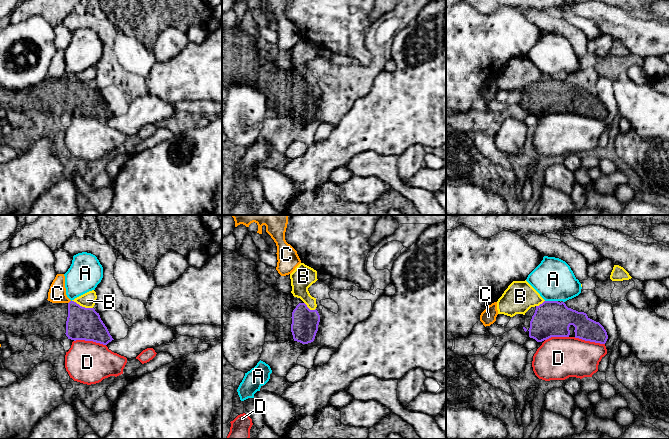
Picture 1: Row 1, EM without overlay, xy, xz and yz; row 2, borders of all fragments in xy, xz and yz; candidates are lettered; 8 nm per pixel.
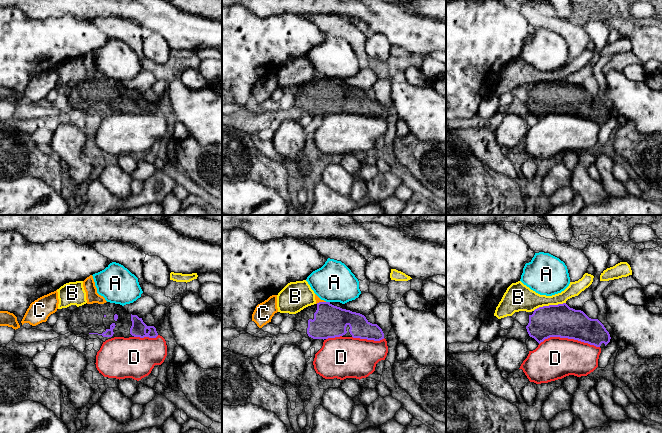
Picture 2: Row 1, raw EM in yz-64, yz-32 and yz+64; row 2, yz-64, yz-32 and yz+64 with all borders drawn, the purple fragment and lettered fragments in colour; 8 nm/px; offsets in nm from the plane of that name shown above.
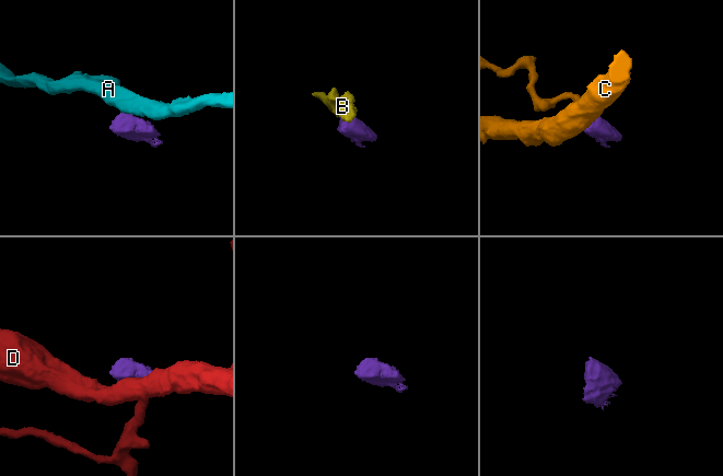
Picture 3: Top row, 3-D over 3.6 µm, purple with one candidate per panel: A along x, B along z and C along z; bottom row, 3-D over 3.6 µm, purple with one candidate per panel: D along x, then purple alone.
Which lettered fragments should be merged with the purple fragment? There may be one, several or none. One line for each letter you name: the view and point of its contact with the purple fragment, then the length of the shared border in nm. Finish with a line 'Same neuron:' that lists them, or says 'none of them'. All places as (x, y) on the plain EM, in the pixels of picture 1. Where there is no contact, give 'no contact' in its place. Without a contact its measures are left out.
Same neuron: none of them

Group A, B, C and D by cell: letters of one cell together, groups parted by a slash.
A / B / C / D

